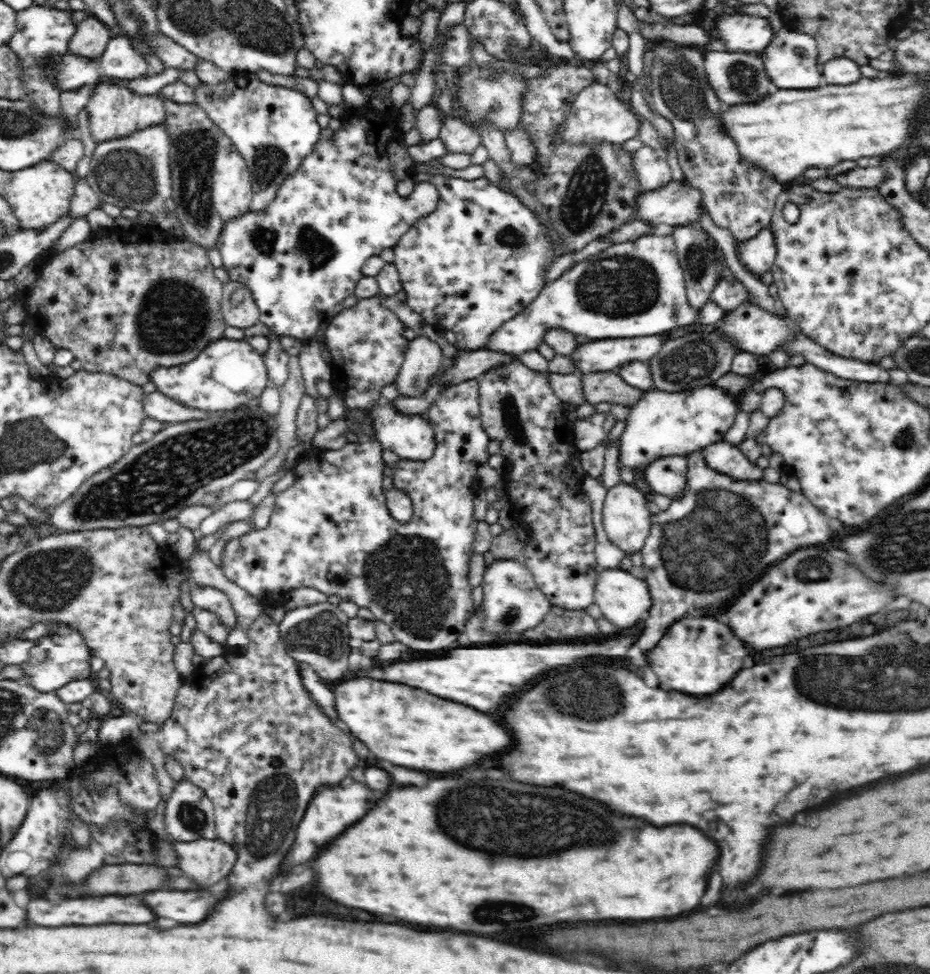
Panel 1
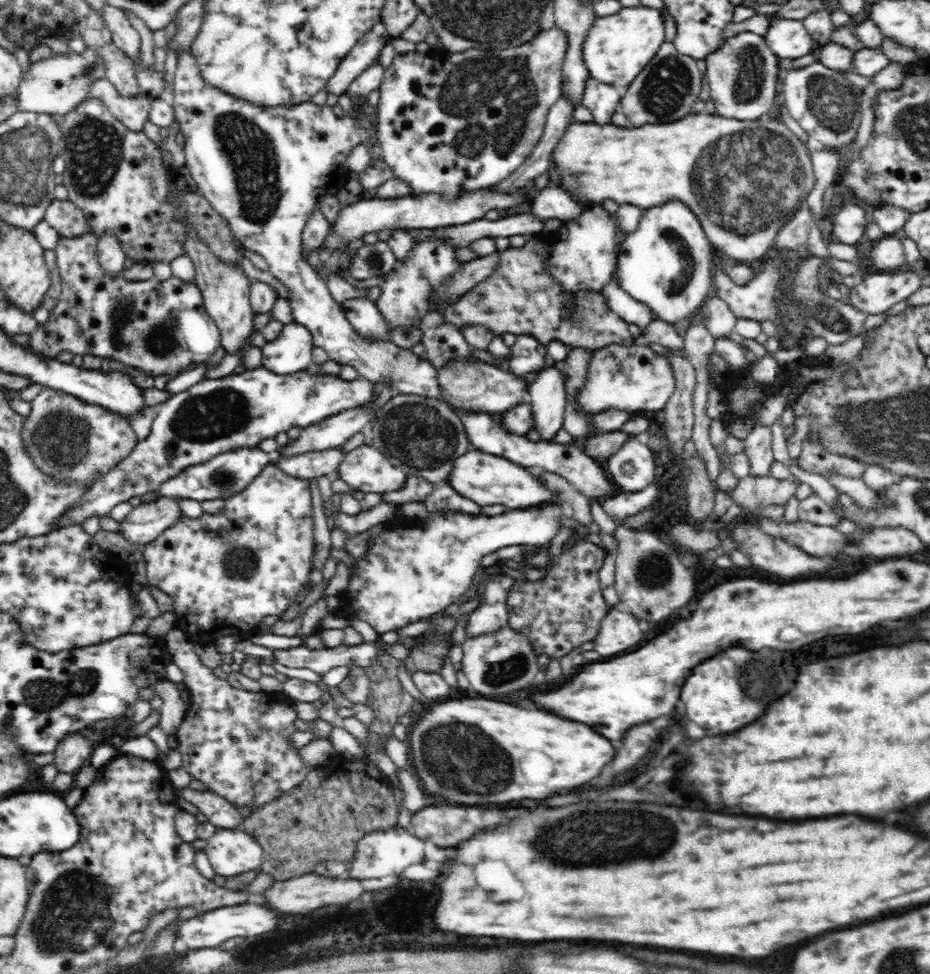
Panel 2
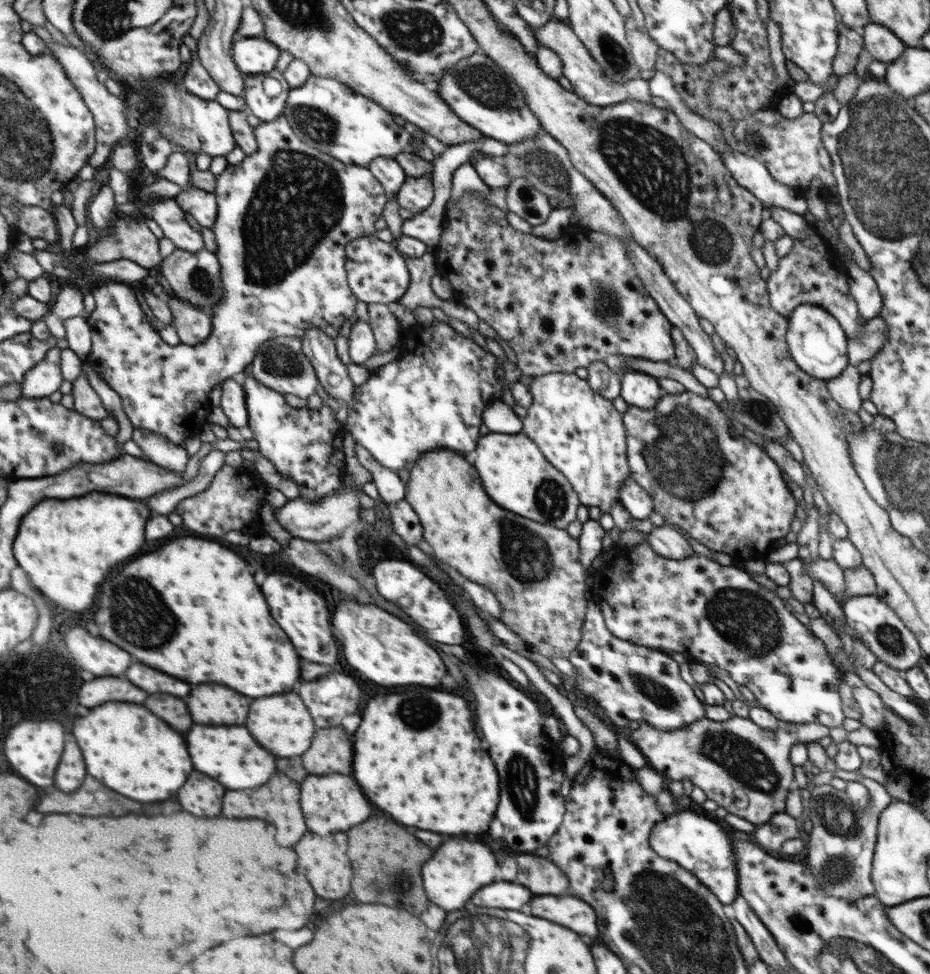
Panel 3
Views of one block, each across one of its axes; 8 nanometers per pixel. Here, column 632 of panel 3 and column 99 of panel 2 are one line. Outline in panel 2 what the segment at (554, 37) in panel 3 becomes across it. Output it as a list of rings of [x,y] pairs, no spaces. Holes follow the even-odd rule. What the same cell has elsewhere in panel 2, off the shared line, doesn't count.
[[[106,78],[94,81],[88,96],[99,98],[105,107],[132,132],[143,132],[149,120],[149,100],[147,97],[124,97]]]

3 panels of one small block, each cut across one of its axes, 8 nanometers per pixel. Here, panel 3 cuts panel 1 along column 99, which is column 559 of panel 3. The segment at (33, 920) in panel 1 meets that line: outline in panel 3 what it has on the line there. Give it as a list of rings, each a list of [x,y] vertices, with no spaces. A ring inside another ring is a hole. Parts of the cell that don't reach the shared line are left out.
[[[570,894],[566,898],[560,896],[536,896],[522,910],[524,914],[536,914],[538,918],[548,918],[550,922],[568,926],[570,930],[586,936],[598,934],[598,922],[594,910]]]

